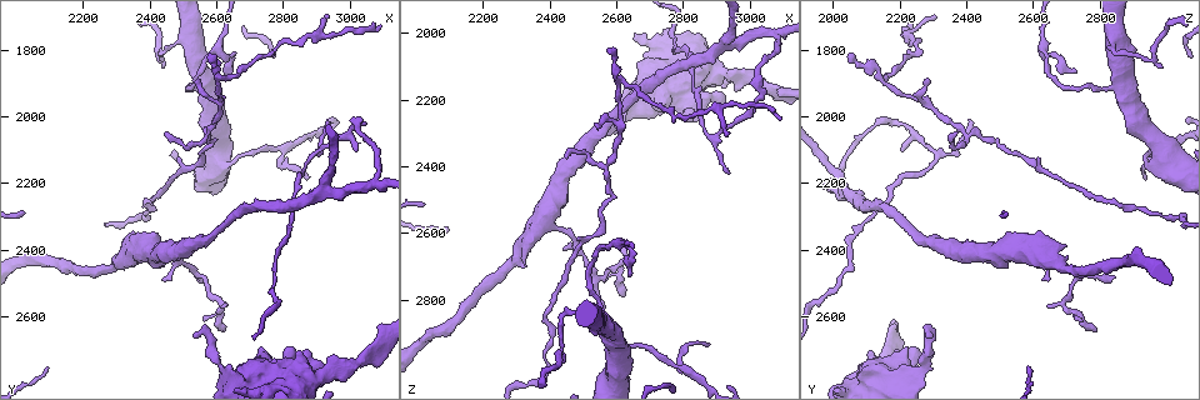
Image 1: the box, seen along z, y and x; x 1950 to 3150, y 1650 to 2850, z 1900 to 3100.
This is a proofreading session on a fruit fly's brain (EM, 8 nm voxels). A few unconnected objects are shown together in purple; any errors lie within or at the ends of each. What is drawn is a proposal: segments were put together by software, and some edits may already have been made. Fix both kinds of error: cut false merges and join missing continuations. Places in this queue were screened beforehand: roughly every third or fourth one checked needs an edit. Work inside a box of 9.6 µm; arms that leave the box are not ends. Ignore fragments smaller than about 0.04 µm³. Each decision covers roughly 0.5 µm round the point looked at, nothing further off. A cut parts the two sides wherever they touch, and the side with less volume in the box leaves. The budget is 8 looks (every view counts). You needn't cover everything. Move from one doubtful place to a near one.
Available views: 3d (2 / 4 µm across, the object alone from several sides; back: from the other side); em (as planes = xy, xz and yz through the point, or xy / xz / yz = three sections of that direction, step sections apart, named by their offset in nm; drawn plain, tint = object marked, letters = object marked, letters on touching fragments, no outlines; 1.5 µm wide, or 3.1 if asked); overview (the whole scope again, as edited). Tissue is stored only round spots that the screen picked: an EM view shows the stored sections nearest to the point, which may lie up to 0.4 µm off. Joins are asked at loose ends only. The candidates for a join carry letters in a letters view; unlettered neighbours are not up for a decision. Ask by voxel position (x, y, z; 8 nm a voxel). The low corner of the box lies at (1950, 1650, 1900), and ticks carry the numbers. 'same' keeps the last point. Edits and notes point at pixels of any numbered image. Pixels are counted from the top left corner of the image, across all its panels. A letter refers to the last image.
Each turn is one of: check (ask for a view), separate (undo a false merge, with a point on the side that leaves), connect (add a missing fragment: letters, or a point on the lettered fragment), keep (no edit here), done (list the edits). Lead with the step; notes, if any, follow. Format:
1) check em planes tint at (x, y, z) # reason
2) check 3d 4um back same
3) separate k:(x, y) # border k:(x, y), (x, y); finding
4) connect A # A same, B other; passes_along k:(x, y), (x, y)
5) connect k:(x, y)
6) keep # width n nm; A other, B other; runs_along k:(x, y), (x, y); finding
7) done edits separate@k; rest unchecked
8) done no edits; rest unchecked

check em xz step 4 tint at (3080, 2200, 2000)

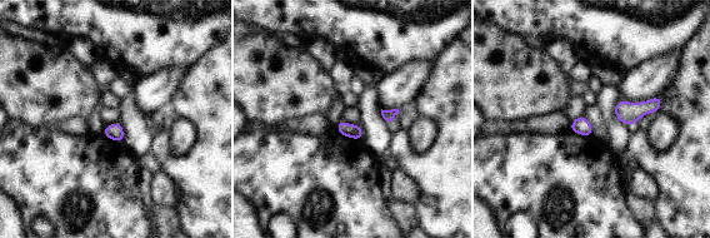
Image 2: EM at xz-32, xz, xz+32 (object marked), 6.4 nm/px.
check em planes letters same

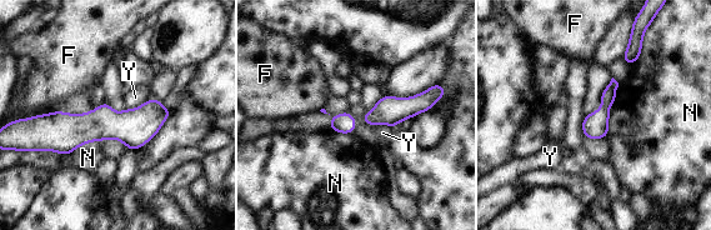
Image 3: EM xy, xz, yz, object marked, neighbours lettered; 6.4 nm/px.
keep # longest_contact N 260 nm; F other, N other, Y other; border 3:(99, 140), (81, 144), (63, 155); all the same neuron

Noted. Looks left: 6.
check 3d 2um at (2610, 2770, 2260) # thick turns thin

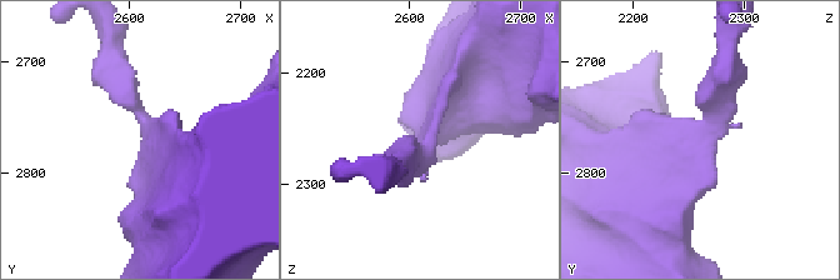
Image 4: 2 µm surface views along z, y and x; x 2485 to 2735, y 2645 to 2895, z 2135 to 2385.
check em planes letters at (2618, 2764, 2270)

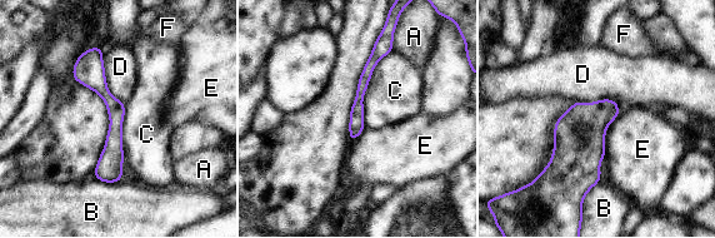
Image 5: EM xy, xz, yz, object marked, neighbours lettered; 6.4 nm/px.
keep # A other, B other, C other, D other, E other, F other; one neuron here

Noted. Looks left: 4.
check 3d 4um back at (2850, 2700, 2100) # thick end

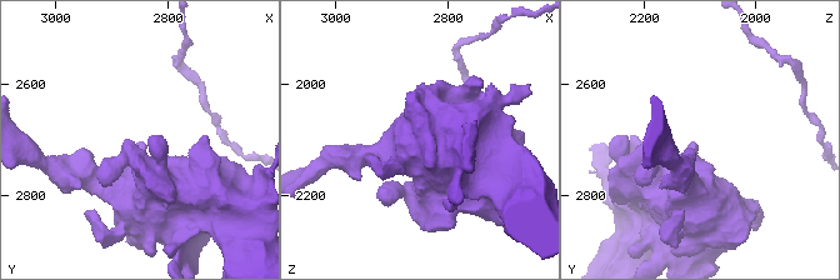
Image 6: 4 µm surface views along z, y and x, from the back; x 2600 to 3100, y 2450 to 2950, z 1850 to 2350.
check em yz step 8 tint at (2850, 2700, 2105) # shape alone is not enough

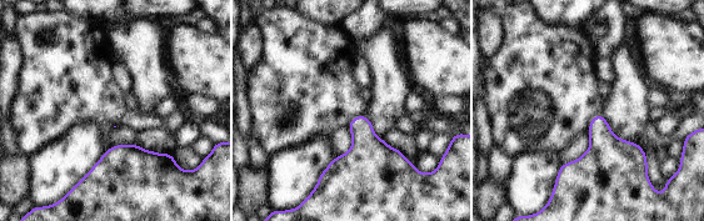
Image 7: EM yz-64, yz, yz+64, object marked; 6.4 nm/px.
check em planes letters same # another direction

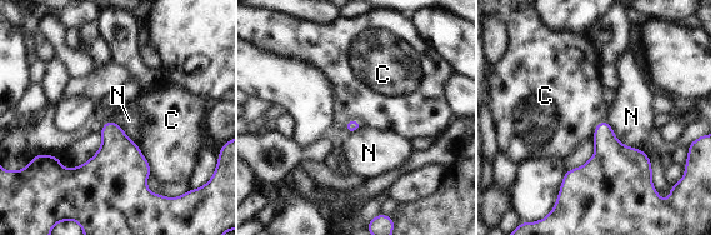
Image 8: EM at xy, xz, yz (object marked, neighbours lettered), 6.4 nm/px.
keep # C other, N other; border 8:(134, 141), (150, 166), (150, 174); none of them fits

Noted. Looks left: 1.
done no edits; rest unchecked

